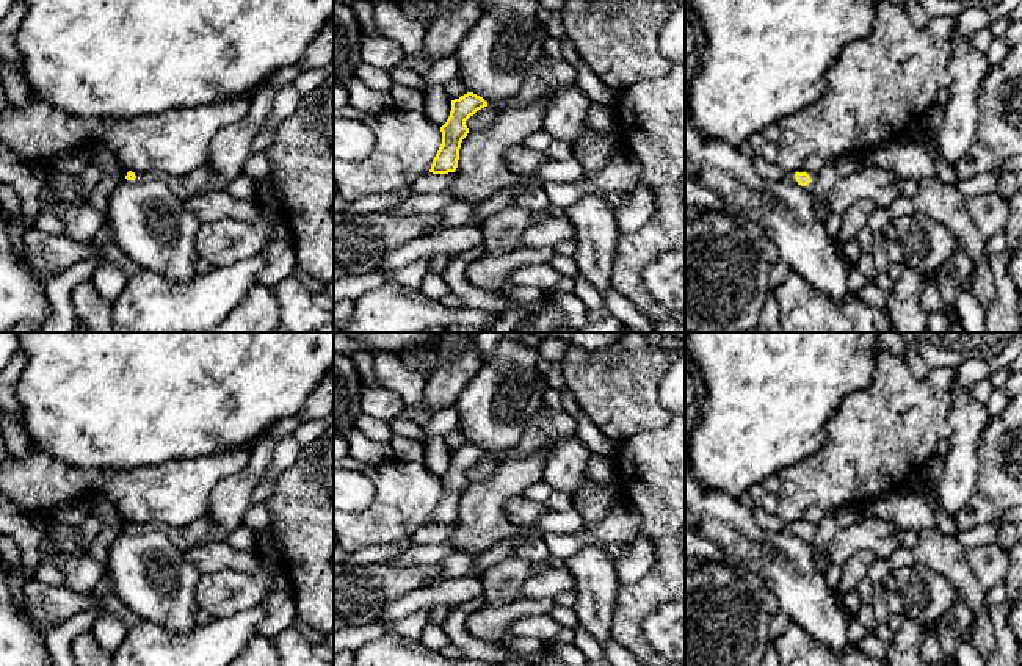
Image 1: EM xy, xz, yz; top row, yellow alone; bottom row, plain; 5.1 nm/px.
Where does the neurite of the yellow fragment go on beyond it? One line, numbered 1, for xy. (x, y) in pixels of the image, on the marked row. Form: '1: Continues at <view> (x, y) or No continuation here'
1: Continues at xy (199, 180)

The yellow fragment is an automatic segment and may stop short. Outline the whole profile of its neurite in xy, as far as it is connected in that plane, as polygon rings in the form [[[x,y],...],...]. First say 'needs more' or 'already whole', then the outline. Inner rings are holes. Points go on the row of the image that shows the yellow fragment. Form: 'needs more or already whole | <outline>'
needs more | [[[207,166],[193,169],[187,176],[168,176],[157,171],[132,172],[129,171],[122,182],[140,183],[161,179],[168,188],[182,201],[191,196],[213,190],[213,174]]]

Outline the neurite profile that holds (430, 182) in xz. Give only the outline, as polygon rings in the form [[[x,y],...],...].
[[[428,172],[415,180],[411,188],[414,194],[442,193],[450,188],[455,180],[455,172],[433,174]]]

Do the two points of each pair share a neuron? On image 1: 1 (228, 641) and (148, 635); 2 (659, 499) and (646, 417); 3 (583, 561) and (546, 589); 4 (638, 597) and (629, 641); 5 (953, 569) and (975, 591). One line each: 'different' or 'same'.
1: same
2: different
3: different
4: same
5: same

